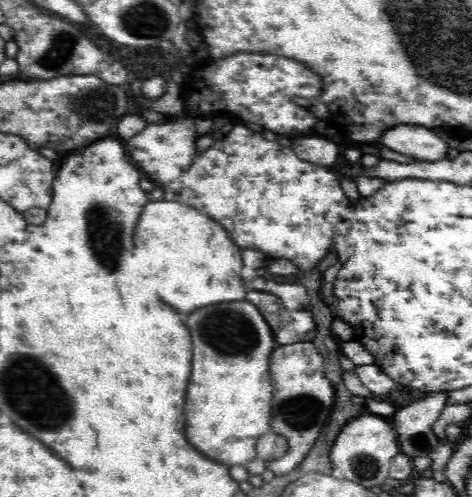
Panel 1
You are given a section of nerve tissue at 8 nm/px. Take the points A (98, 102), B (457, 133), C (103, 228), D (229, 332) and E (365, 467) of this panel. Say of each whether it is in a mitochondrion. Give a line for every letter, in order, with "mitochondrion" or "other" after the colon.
A: mitochondrion
B: other
C: mitochondrion
D: mitochondrion
E: mitochondrion

